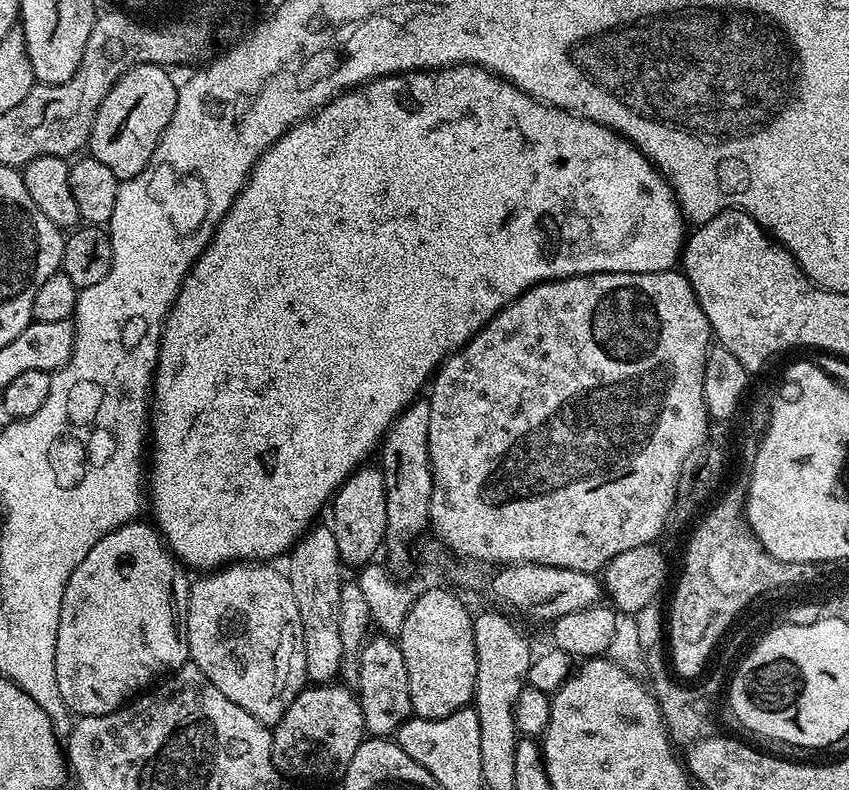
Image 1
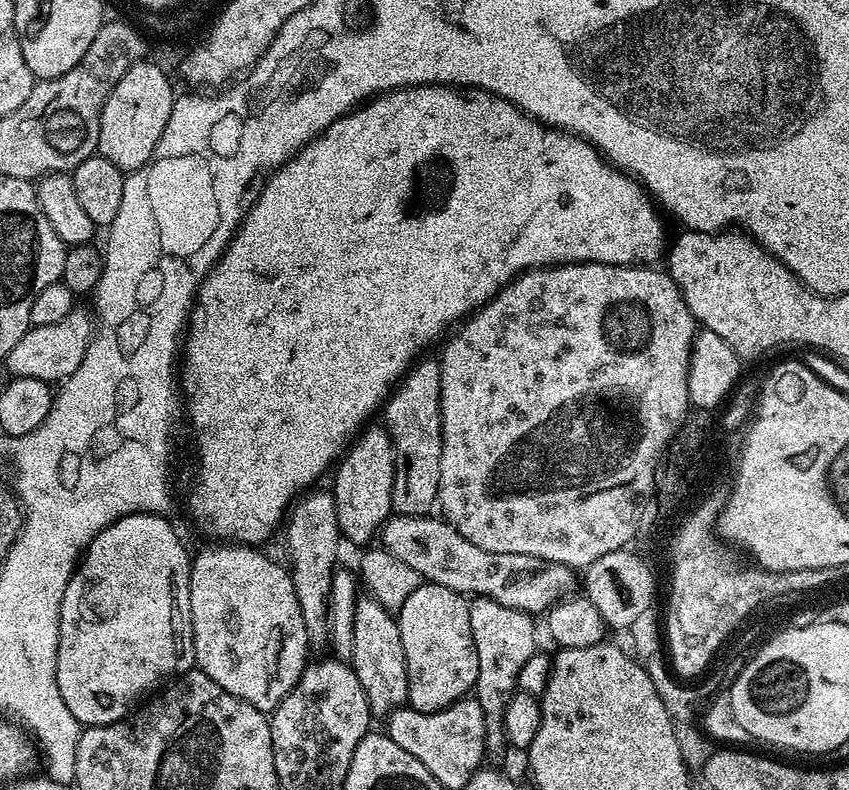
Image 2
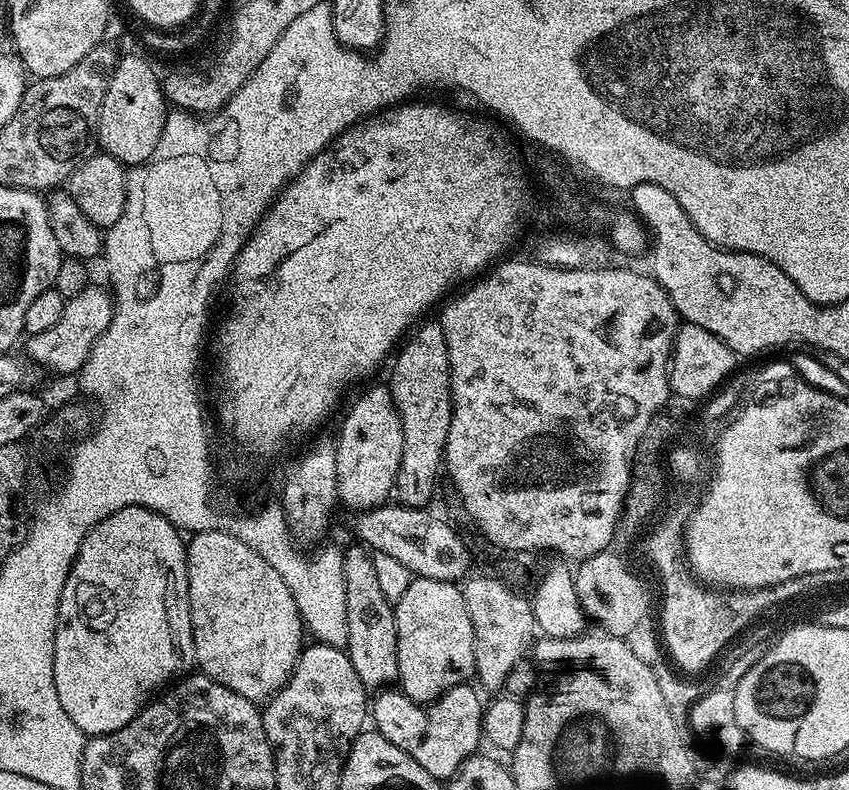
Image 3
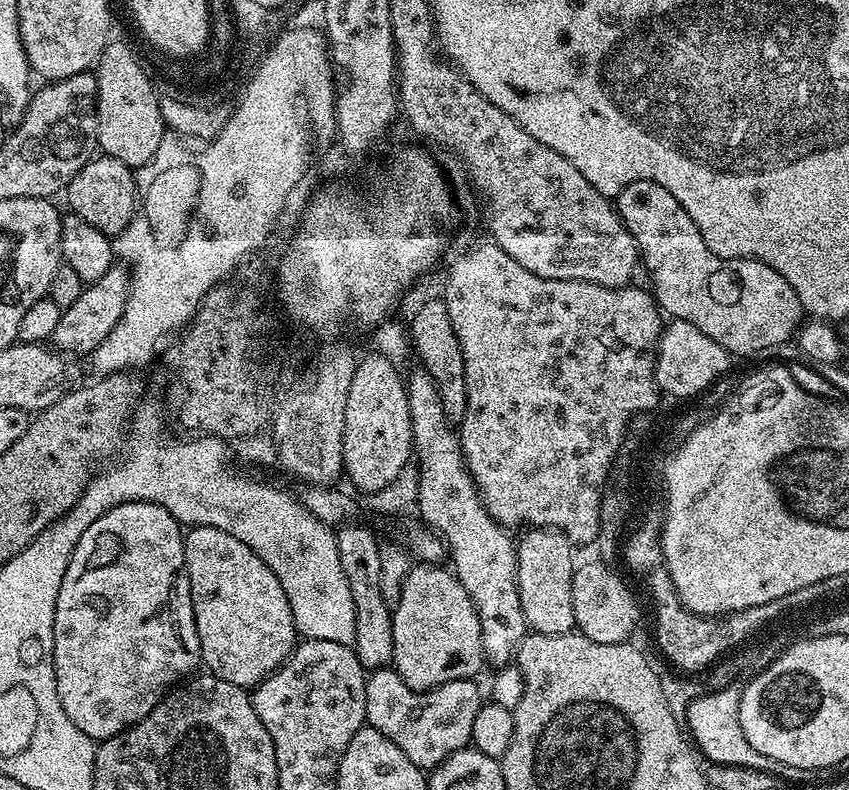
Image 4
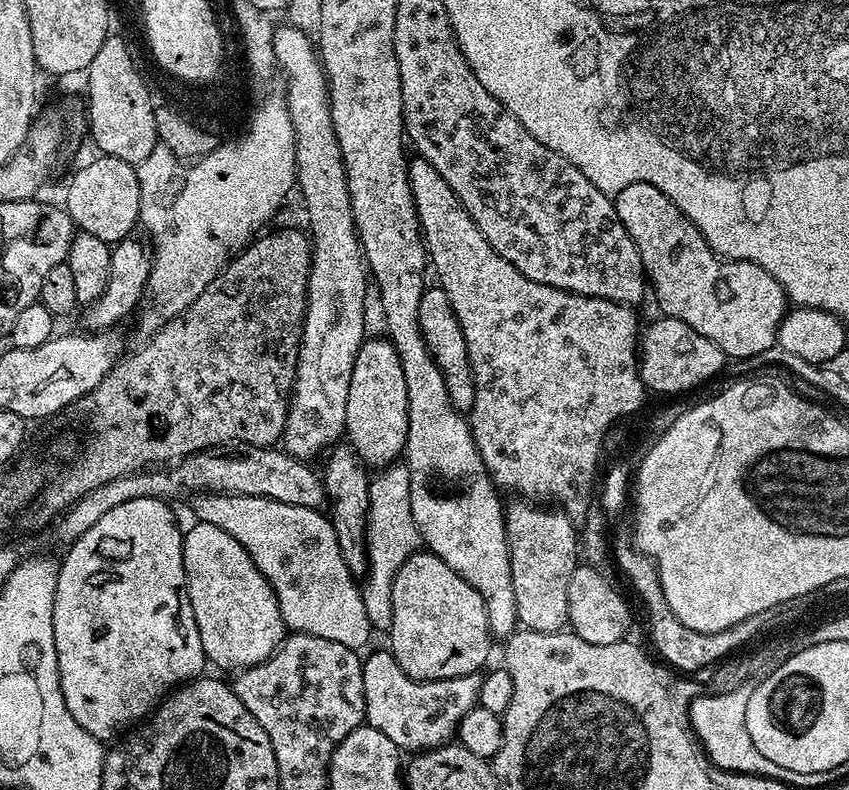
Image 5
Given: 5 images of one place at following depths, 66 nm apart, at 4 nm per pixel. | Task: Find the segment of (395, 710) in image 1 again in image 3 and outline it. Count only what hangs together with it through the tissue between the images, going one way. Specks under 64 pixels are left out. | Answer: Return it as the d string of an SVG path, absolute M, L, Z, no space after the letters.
M352 542L344 553L344 585L346 586L346 622L348 623L347 654L354 662L358 678L365 688L384 690L395 685L398 674L398 630L393 601L382 594L382 582L378 582L378 570L374 570L373 553L364 544Z

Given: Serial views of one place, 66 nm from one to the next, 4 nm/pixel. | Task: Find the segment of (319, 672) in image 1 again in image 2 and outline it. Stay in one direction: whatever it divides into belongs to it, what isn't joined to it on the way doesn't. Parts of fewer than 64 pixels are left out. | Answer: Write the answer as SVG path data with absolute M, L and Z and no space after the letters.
M308 490L303 493L291 505L286 516L286 528L288 524L288 560L292 581L294 582L294 594L298 594L298 606L302 610L302 622L306 624L306 634L308 643L313 649L320 648L329 643L330 640L330 597L332 594L332 578L338 571L336 565L336 551L342 545L340 527L336 521L336 511L334 510L334 498L331 491L316 492Z

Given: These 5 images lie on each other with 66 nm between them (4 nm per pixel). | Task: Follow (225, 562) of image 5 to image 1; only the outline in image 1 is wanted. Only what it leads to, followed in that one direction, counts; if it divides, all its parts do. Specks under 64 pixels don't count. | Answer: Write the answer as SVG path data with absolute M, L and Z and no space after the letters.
M237 562L209 571L207 574L201 575L204 576L201 580L193 579L190 584L188 613L186 614L189 661L196 664L198 670L202 670L202 674L206 674L206 678L210 678L210 682L214 682L214 686L218 686L218 690L222 690L222 694L226 694L226 698L230 698L230 702L242 706L242 710L246 710L246 714L254 714L254 718L258 718L258 722L269 726L274 726L280 721L282 714L286 714L290 702L294 702L294 698L305 688L308 680L306 674L306 650L302 642L302 614L298 614L294 590L290 587L287 575L281 569L279 572L278 569L272 567L276 566L268 562Z

